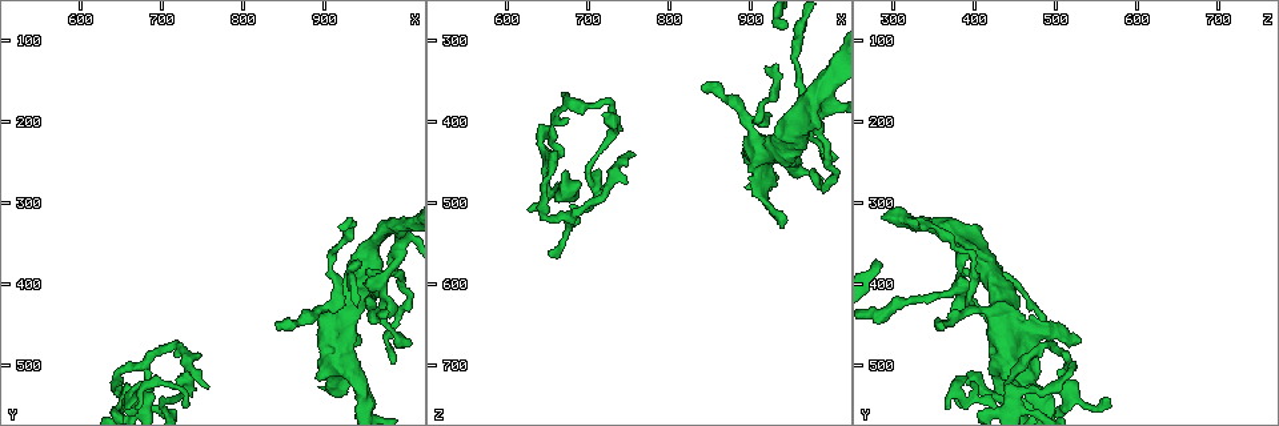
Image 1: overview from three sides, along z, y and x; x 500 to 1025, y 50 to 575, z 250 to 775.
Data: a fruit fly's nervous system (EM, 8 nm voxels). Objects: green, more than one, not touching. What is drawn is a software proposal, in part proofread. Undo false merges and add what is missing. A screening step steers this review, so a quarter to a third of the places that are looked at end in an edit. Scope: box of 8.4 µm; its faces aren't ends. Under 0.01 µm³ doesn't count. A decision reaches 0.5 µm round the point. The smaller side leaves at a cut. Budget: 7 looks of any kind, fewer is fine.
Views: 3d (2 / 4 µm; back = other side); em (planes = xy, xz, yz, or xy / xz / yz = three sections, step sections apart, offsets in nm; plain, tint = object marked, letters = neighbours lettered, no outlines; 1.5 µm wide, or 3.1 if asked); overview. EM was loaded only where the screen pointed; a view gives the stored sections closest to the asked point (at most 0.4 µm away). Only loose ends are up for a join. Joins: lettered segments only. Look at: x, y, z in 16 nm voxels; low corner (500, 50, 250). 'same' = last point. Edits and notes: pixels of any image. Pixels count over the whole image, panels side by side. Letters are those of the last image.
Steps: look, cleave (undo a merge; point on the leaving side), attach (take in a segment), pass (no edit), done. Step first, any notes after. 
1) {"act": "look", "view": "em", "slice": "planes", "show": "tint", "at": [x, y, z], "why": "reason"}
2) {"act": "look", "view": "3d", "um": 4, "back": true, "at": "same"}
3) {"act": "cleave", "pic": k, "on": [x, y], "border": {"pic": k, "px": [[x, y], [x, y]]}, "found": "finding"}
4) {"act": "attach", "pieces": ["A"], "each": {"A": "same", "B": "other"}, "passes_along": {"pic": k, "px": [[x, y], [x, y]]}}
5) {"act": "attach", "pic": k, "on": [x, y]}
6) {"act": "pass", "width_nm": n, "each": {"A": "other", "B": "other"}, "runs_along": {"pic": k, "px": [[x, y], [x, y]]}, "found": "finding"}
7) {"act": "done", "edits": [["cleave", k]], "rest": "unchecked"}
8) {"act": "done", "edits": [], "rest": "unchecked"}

{"act": "look", "view": "em", "slice": "planes", "show": "letters", "at": [980, 495, 475], "why": "an open end"}

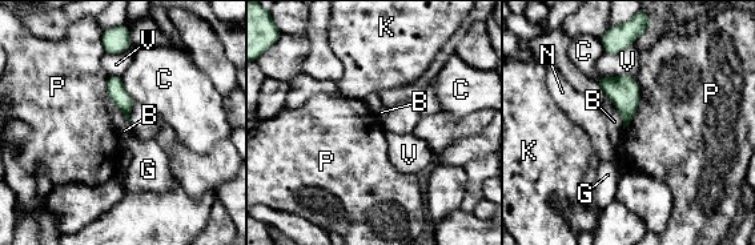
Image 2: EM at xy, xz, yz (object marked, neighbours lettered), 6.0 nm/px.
{"act": "pass", "each": {"B": "other", "C": "other", "G": "other", "K": "other", "N": "other", "P": "other", "V": "other"}, "found": "none of them fits"}

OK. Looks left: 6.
{"act": "look", "view": "em", "slice": "planes", "show": "letters", "at": [965, 380, 405], "why": "two arms at a narrow angle"}

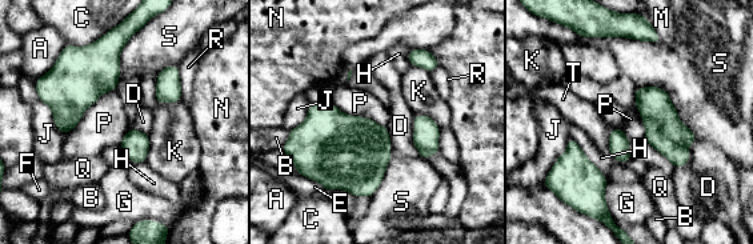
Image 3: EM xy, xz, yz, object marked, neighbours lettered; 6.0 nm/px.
{"act": "pass", "each": {"A": "other", "B": "other", "C": "other", "D": "other", "E": "other", "F": "other", "G": "other", "H": "other", "J": "other", "K": "other", "M": "other", "N": "other", "P": "other", "Q": "other", "R": "other", "S": "other", "T": "other"}, "border": {"pic": 3, "px": [[116, 87], [92, 103], [64, 135]]}, "found": "one cell here"}

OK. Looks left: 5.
{"act": "look", "view": "em", "slice": "xy", "step": 4, "show": "letters", "at": [845, 455, 360], "why": "free end"}

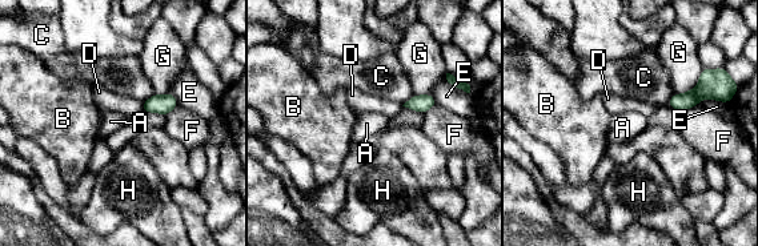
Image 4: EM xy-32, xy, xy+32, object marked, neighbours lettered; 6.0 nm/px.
{"act": "look", "view": "em", "slice": "planes", "show": "letters", "at": "same"}

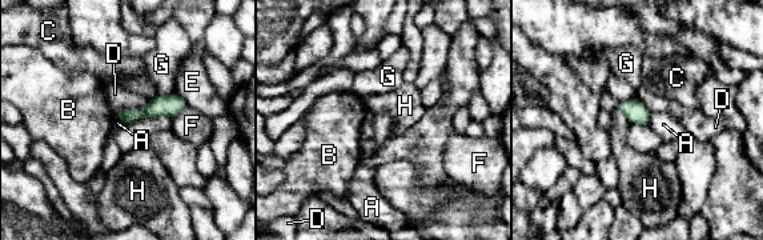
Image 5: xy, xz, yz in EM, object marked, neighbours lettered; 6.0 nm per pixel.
{"act": "pass", "each": {"A": "other", "B": "other", "C": "other", "D": "other", "E": "other", "F": "other", "G": "other", "H": "other"}, "runs_along": {"pic": 5, "px": [[183, 104], [120, 114]]}, "found": "no lettered segment goes on from it"}

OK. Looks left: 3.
{"act": "done", "edits": [], "rest": "unchecked"}

